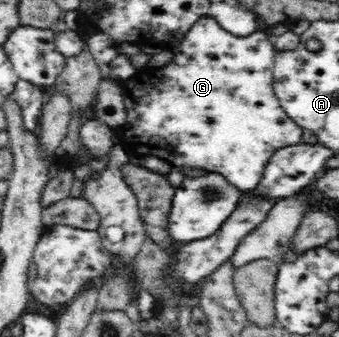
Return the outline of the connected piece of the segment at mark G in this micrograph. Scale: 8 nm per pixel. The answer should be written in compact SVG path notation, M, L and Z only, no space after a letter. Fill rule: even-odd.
M200 18L200 21L185 34L185 39L179 45L171 48L173 52L173 62L164 65L163 68L147 68L136 72L132 77L123 79L120 87L122 88L123 102L127 109L127 123L125 125L113 128L114 134L119 134L121 148L127 155L129 153L138 157L159 157L168 162L174 169L186 167L205 168L208 172L222 175L229 183L232 183L239 191L248 192L255 187L262 178L265 164L269 161L270 155L275 150L283 147L293 146L294 144L303 143L303 130L293 122L285 111L282 109L276 93L274 92L274 67L276 60L276 51L273 46L273 40L264 32L256 31L255 34L248 35L247 38L237 38L228 31L225 31L213 18Z

